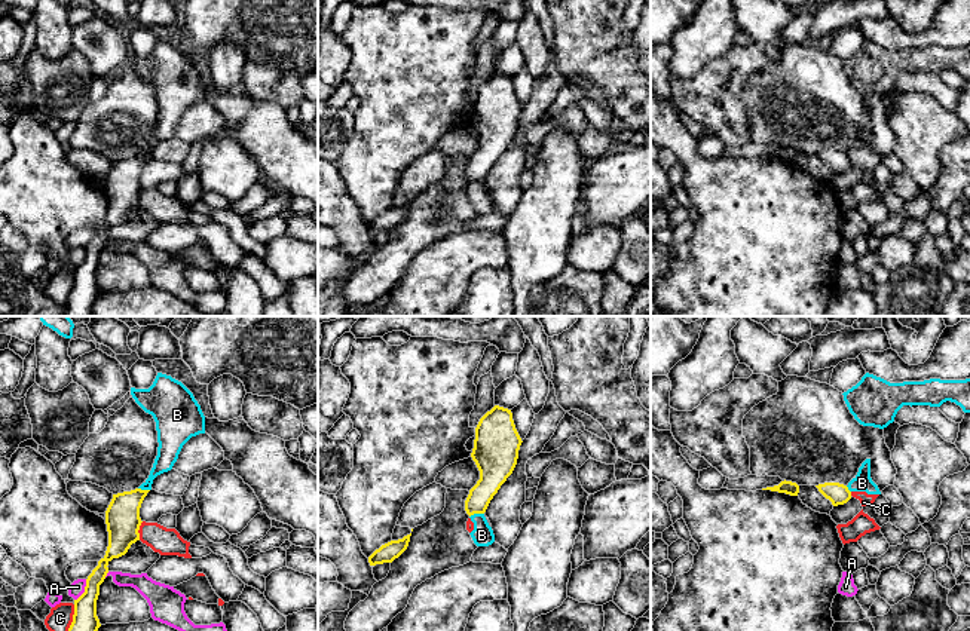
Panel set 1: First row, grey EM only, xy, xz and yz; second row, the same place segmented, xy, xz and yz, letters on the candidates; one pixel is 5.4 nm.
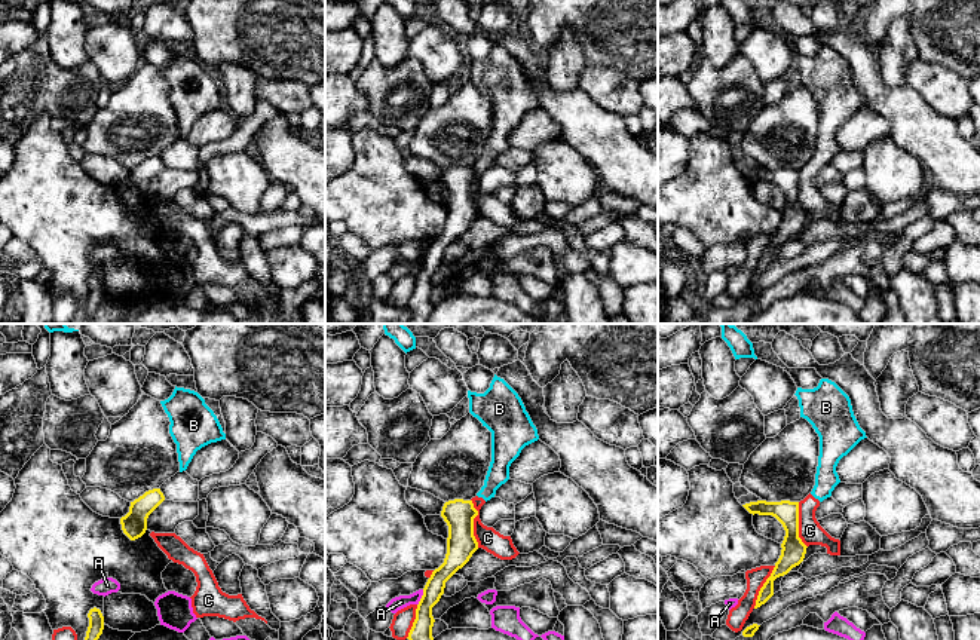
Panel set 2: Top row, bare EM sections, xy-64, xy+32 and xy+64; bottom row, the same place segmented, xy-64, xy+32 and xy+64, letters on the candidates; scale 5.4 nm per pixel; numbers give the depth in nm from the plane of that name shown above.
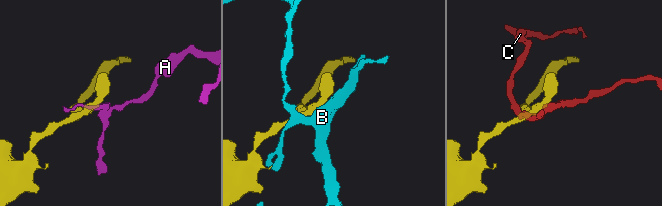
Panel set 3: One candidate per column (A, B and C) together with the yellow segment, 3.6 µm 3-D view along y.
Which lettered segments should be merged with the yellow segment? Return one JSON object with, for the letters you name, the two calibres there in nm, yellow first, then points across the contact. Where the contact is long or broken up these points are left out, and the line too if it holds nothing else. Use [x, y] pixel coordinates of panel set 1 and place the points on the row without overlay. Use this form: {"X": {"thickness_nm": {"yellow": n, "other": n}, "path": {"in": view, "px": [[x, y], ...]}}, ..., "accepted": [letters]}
{"accepted": []}

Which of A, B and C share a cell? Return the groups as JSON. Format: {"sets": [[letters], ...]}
{"sets": [["A"], ["B", "C"]]}

